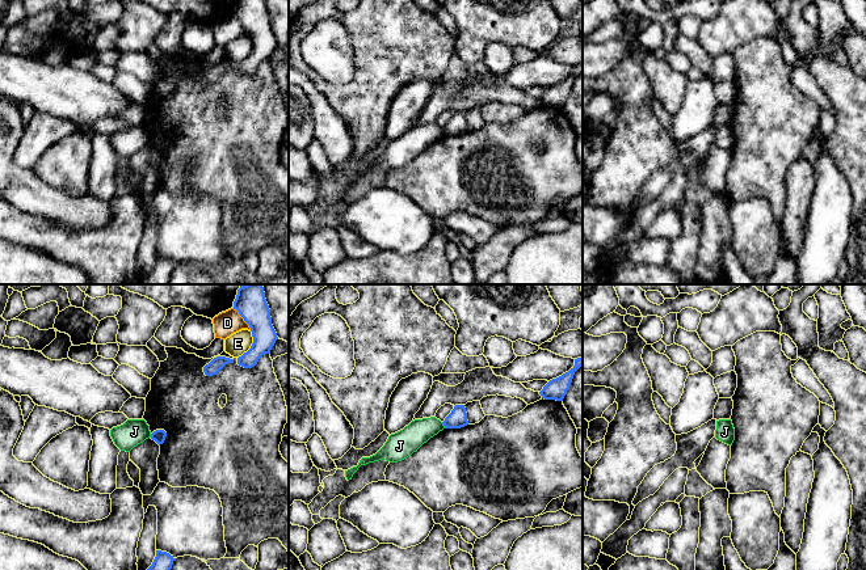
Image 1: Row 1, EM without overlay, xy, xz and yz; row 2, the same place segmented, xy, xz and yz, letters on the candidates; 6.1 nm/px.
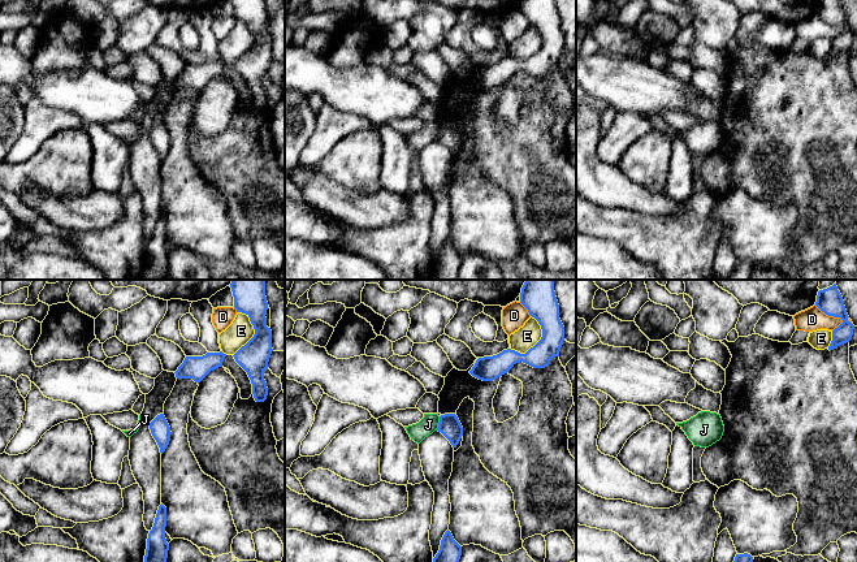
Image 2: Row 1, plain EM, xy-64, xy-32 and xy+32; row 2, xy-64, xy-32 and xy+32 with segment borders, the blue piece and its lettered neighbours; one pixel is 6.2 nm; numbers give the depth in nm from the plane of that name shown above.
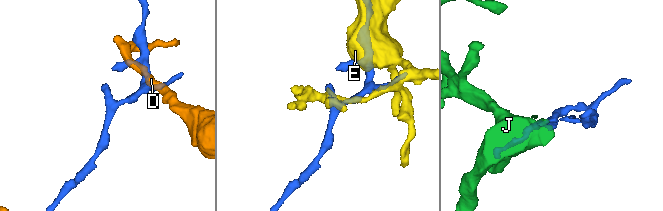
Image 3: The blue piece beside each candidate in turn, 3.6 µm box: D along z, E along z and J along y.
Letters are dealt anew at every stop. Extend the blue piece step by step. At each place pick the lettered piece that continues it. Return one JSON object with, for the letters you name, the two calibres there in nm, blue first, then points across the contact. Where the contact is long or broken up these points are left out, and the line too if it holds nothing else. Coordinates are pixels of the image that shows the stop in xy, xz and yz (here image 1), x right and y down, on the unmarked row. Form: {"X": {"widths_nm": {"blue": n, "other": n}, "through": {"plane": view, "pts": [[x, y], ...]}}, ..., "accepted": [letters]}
{"accepted": []}

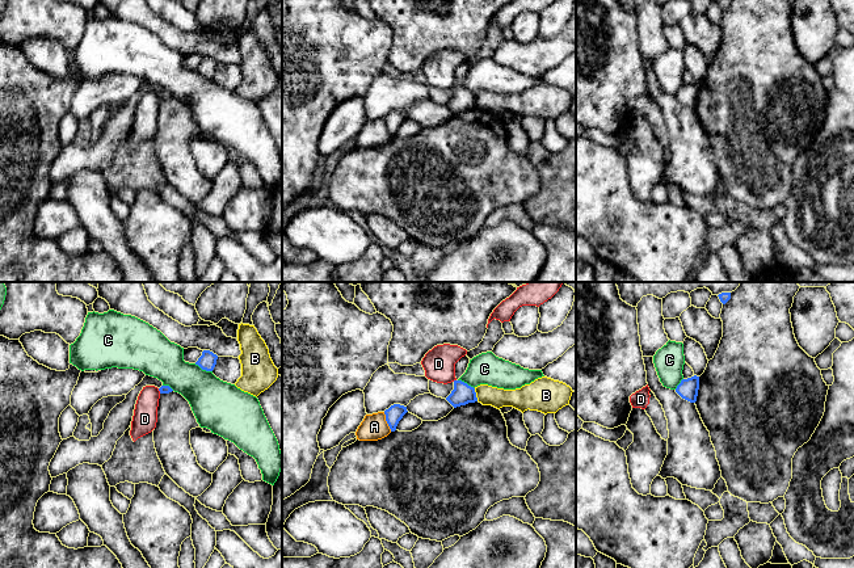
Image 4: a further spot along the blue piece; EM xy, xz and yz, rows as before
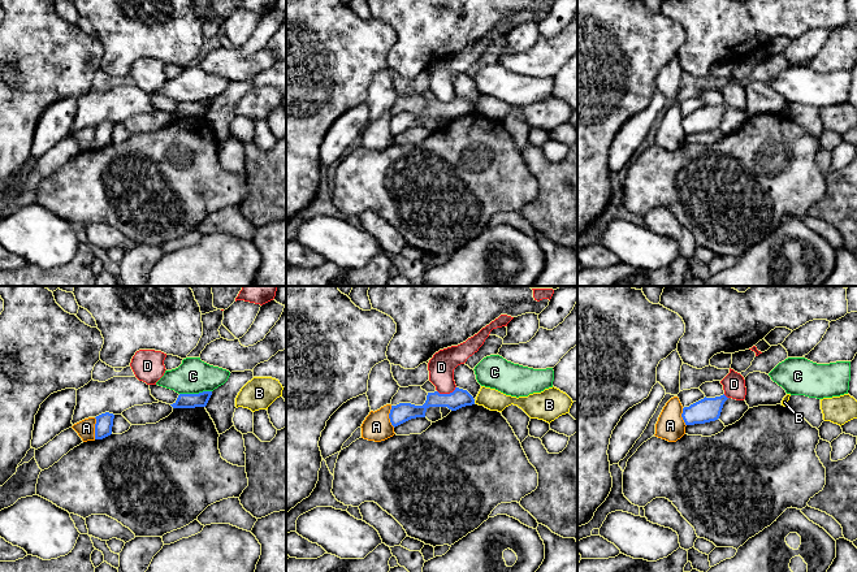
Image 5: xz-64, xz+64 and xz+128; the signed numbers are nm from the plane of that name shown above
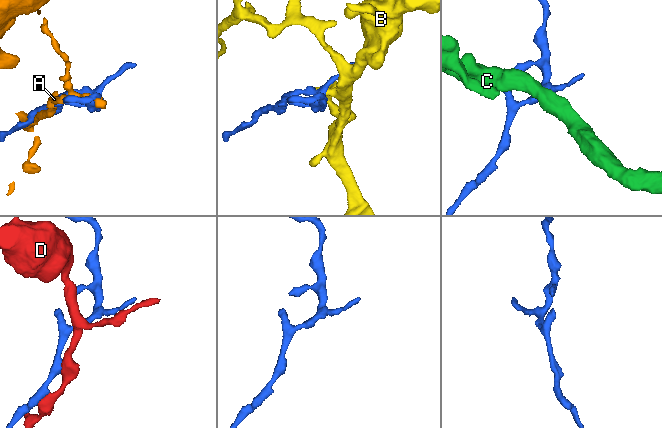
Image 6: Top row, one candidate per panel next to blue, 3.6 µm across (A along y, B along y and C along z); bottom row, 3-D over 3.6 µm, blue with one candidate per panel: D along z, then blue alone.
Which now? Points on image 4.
{"accepted": []}

